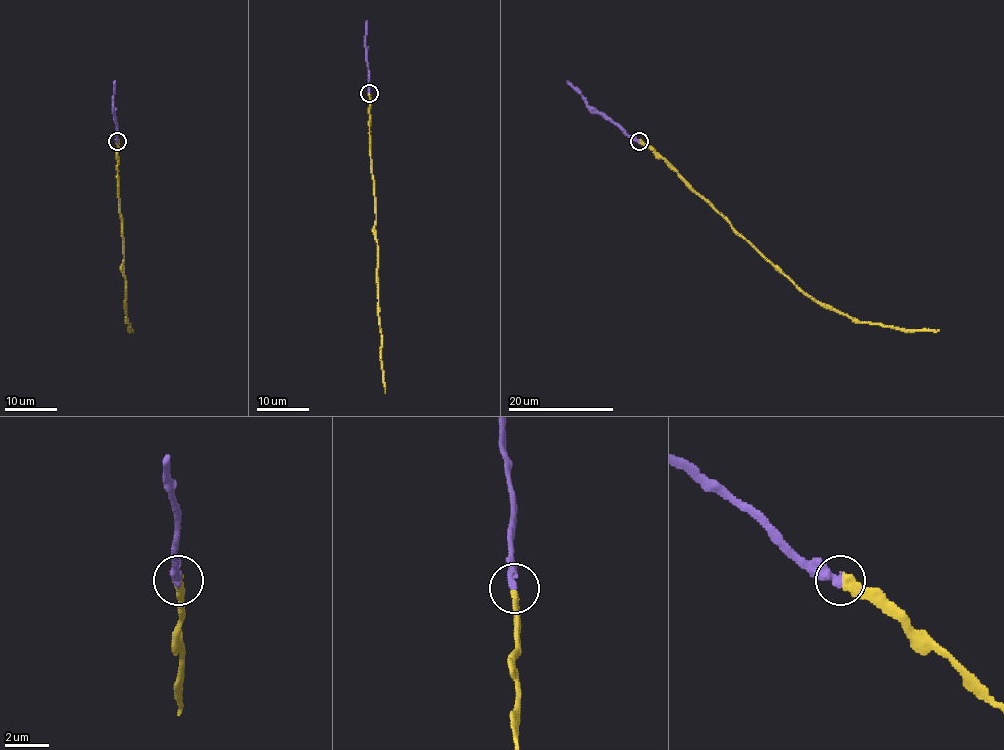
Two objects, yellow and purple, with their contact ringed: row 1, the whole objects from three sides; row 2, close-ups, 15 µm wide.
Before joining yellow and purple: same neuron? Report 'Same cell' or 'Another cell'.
Same cell

